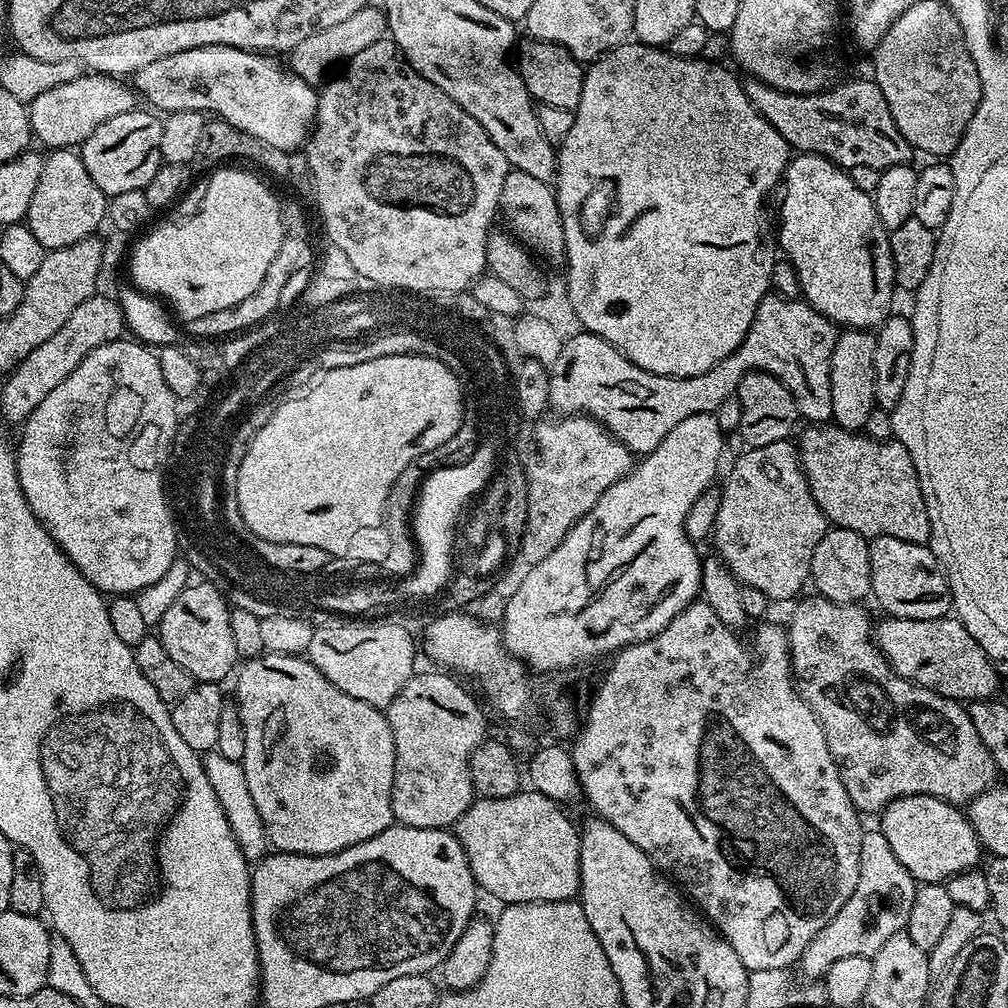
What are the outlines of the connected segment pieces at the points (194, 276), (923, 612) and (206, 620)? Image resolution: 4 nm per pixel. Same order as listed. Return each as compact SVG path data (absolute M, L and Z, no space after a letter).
M236 166L217 167L220 169L209 178L208 185L204 188L204 197L200 200L200 209L189 220L184 220L181 224L160 224L153 232L145 231L143 233L145 236L137 242L136 249L134 249L134 244L130 252L130 258L132 256L131 283L149 296L159 298L161 301L166 302L167 307L176 316L177 314L180 315L182 318L181 321L184 322L193 320L194 318L202 318L202 314L214 314L214 310L226 310L230 306L242 302L242 298L250 298L250 294L254 294L254 290L258 290L258 286L266 274L266 269L270 267L270 262L274 262L274 254L279 253L278 246L282 246L282 238L284 237L284 213L282 211L281 201L276 201L275 194L254 173L247 172L244 168L232 167Z
M874 536L871 537L868 549L872 571L871 595L874 600L876 596L884 614L892 618L929 620L942 618L953 611L948 576L928 544L915 544L889 536Z
M189 583L177 600L170 605L170 610L162 614L158 625L158 635L166 654L182 666L197 682L224 682L233 675L238 664L234 650L234 633L230 630L232 608L225 593L214 583Z

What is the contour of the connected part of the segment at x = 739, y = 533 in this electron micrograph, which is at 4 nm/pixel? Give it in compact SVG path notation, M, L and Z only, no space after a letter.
M791 439L782 442L770 442L770 446L758 446L757 448L748 448L737 458L732 464L732 469L728 472L728 477L724 480L724 490L719 491L720 505L718 506L717 520L714 529L714 539L716 538L716 548L719 559L724 561L724 565L734 574L734 578L739 580L743 586L754 586L754 590L762 590L762 594L768 596L769 601L776 600L792 600L795 601L801 595L804 584L809 583L812 571L810 570L810 562L814 554L814 546L818 546L818 542L822 542L822 538L828 532L830 527L828 519L822 514L822 510L818 506L818 502L814 500L814 494L808 485L808 478L804 474L804 467L800 465L800 453L797 445Z

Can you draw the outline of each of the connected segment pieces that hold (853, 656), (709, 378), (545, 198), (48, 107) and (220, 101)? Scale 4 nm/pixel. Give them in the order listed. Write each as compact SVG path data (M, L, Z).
M812 594L809 600L803 600L801 599L795 605L795 607L797 606L796 613L793 614L792 621L786 624L788 649L792 655L792 675L796 682L797 692L810 706L810 710L816 715L818 722L822 726L822 734L826 738L826 746L830 746L830 754L840 771L842 786L846 786L846 794L850 794L852 804L857 812L861 814L867 814L867 812L879 814L884 811L885 806L890 802L894 802L899 796L913 796L914 794L937 796L938 799L947 800L950 804L964 806L978 794L982 794L997 783L996 763L994 758L990 758L990 750L986 750L986 746L982 743L982 738L978 738L978 730L974 730L974 722L970 722L967 707L959 700L951 700L945 696L939 696L934 690L922 688L919 684L912 684L906 678L899 676L888 664L888 659L881 654L880 647L876 645L874 620L871 620L863 612L863 607L860 604L830 602L819 594Z
M769 294L758 302L746 338L730 357L734 376L705 374L678 378L650 374L634 366L634 362L627 360L615 346L593 332L580 330L577 333L561 343L558 358L554 358L548 368L548 407L556 414L591 416L637 457L643 458L653 452L662 438L685 418L707 412L719 413L726 398L736 395L740 377L747 372L768 372L778 378L778 382L790 390L805 421L832 420L830 358L834 354L838 328L803 298L787 300L784 296Z
M510 170L506 182L502 182L499 215L504 216L507 231L511 232L529 252L541 261L564 259L564 223L560 217L556 194L549 181L534 178L533 175Z
M89 72L84 77L60 84L36 96L29 103L29 116L35 139L54 150L76 148L83 144L102 122L118 118L118 114L137 111L137 93L126 84L124 88L123 83L125 84L123 79L115 76Z
M221 44L198 46L190 50L182 50L178 54L170 54L166 58L158 58L158 62L150 62L150 66L142 66L137 72L131 73L130 84L138 93L139 99L143 103L145 100L148 103L145 105L151 106L157 113L167 114L177 112L178 110L194 110L195 112L203 112L205 114L212 113L219 117L219 119L230 122L230 126L234 126L238 130L242 130L246 135L254 137L261 145L265 144L268 150L295 153L297 151L296 148L303 149L305 147L306 141L312 131L312 126L316 122L318 92L313 85L307 84L301 76L295 76L287 63L279 64L276 60L279 59L275 55L266 52L247 52L234 46L222 46Z

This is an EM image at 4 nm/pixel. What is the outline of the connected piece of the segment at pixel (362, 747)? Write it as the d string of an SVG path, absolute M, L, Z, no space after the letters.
M264 652L252 660L245 660L235 673L236 697L234 703L240 712L242 730L246 734L246 754L242 761L246 774L246 786L250 786L250 798L254 798L254 806L258 806L258 818L262 818L262 826L268 835L268 843L277 852L297 852L303 856L321 856L346 850L350 846L358 846L358 842L366 842L382 830L392 827L392 787L394 786L394 734L390 730L387 715L381 709L370 706L358 698L350 698L350 694L342 694L338 686L331 684L311 660L304 656L287 656L277 652Z

